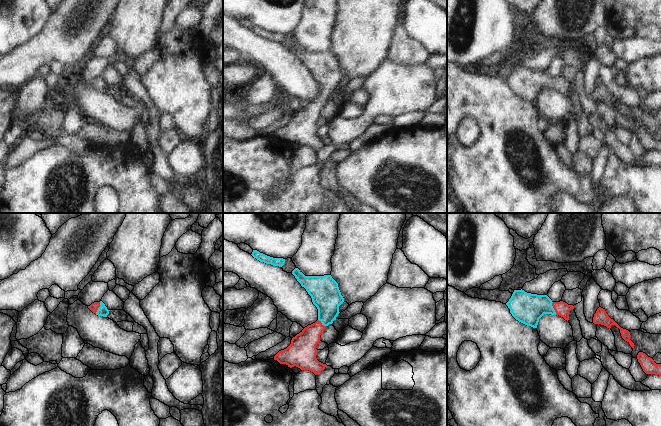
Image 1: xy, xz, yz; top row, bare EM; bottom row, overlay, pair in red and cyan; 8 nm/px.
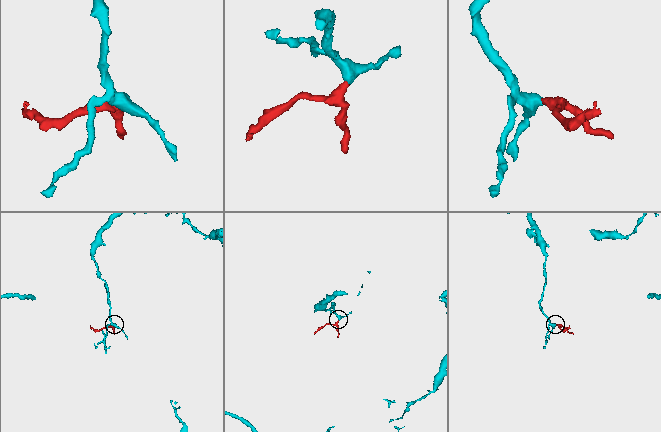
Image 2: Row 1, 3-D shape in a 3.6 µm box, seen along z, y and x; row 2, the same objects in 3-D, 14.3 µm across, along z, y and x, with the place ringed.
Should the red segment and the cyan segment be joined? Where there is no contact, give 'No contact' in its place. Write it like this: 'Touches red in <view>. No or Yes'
Touches red in yz. Yes

